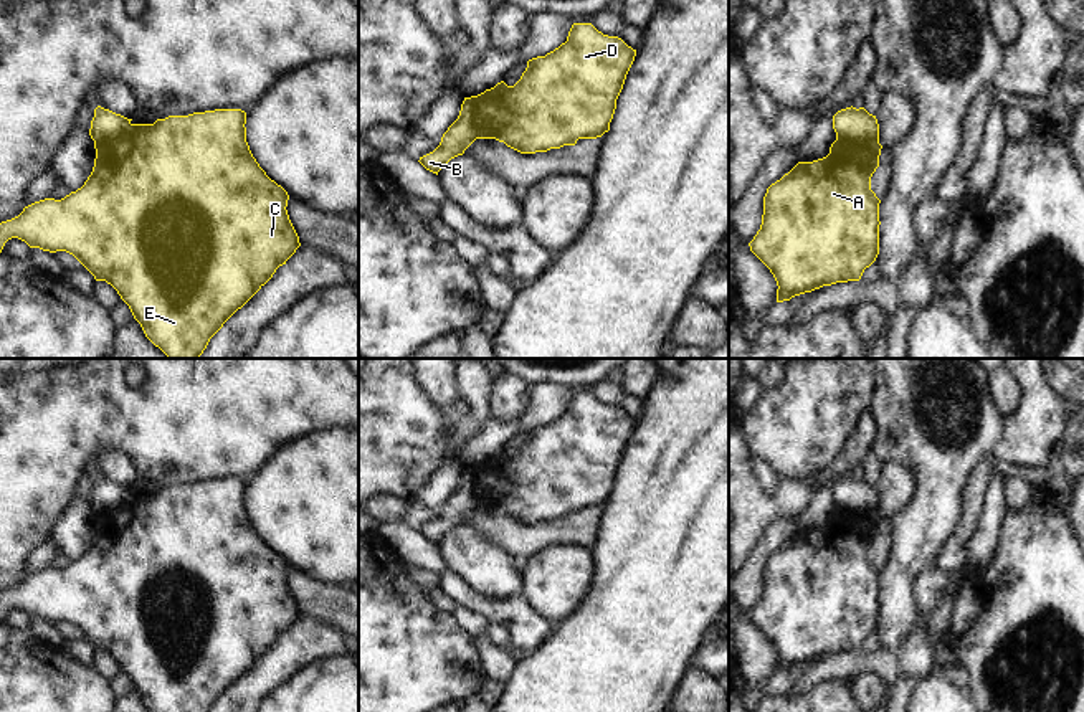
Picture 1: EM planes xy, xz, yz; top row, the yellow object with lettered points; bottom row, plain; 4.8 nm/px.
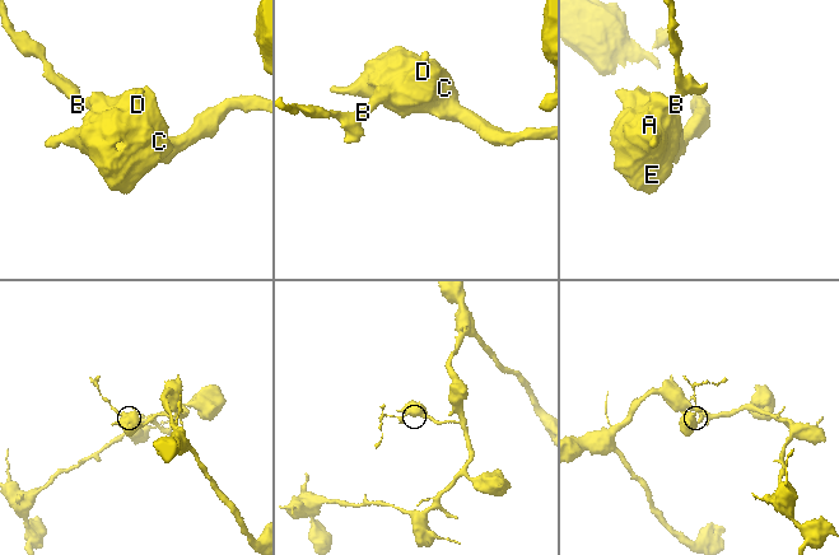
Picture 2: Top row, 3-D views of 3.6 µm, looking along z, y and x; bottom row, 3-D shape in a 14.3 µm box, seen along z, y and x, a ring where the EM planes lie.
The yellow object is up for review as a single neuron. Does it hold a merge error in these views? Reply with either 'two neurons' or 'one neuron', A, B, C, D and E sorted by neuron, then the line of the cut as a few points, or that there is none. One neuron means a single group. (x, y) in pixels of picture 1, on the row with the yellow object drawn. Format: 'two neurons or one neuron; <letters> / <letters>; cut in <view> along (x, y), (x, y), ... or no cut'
two neurons; A C D E / B; cut in xz along (471, 96), (483, 111), (481, 137)

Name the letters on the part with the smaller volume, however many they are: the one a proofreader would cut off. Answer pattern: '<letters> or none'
B

